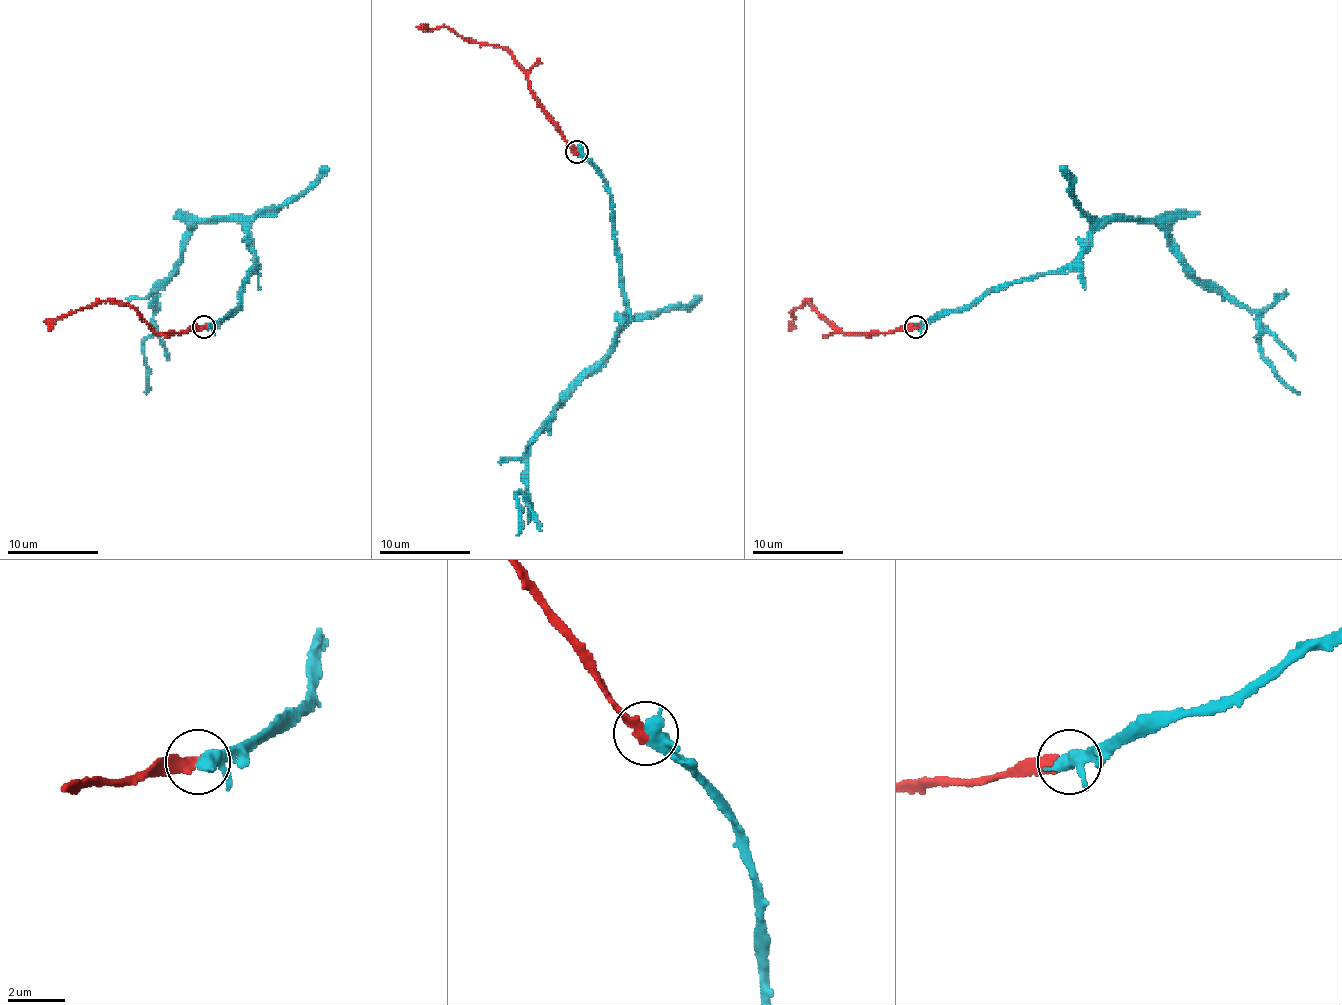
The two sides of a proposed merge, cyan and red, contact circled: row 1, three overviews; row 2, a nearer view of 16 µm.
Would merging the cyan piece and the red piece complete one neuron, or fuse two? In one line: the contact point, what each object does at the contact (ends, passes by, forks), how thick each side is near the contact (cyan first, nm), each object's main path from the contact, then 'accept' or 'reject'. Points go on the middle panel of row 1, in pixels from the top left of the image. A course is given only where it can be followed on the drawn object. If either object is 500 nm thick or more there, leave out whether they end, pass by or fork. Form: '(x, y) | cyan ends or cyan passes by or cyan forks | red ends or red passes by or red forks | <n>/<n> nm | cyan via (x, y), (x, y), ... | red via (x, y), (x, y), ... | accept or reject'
(576, 151) | cyan passes by | red ends | 420/300 nm | cyan via (576, 152), (610, 195), (626, 314), (610, 352), (526, 448), (516, 535) | red via (576, 152), (530, 88), (528, 74), (503, 47), (471, 42), (441, 26), (427, 29), (421, 24) | accept

